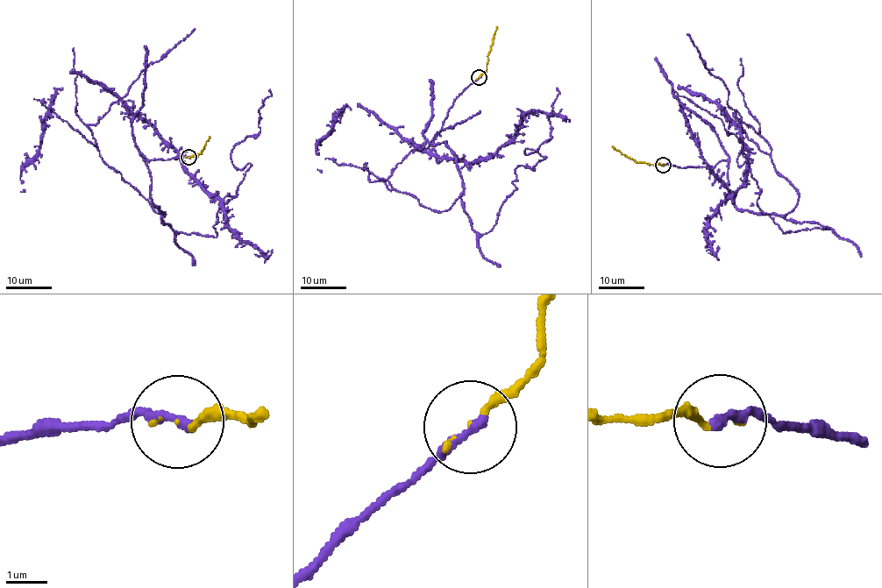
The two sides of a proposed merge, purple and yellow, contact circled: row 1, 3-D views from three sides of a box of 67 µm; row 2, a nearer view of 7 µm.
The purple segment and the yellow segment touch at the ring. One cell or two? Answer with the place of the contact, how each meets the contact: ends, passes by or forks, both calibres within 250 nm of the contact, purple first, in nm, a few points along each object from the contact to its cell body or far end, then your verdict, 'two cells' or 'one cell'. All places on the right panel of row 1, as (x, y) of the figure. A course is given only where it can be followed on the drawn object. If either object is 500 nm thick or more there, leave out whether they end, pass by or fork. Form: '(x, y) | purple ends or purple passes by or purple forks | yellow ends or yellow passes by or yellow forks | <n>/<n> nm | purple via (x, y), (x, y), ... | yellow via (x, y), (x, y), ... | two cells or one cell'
(663, 165) | purple ends | yellow ends | 280/130 nm | purple via (664, 165), (728, 160), (734, 204), (785, 215), (771, 146), (724, 108), (748, 173), (718, 245) | yellow via (664, 165), (637, 163), (612, 146) | one cell

